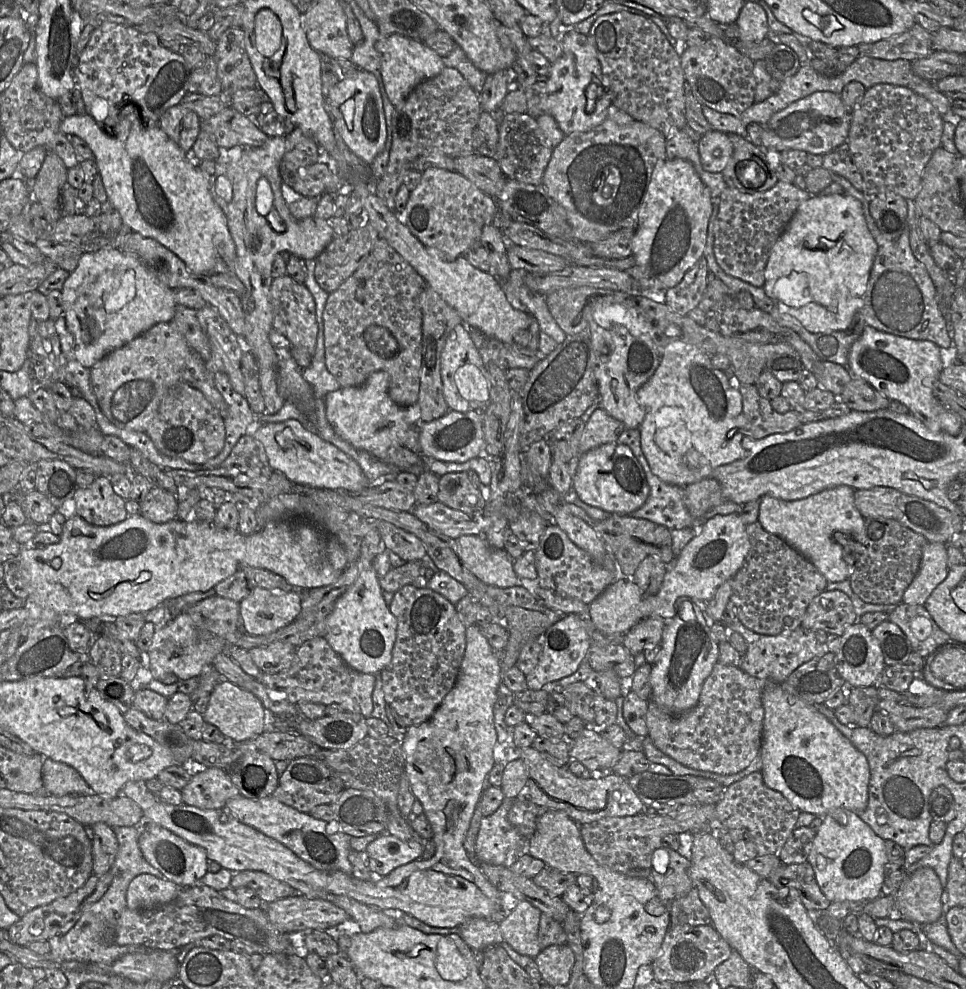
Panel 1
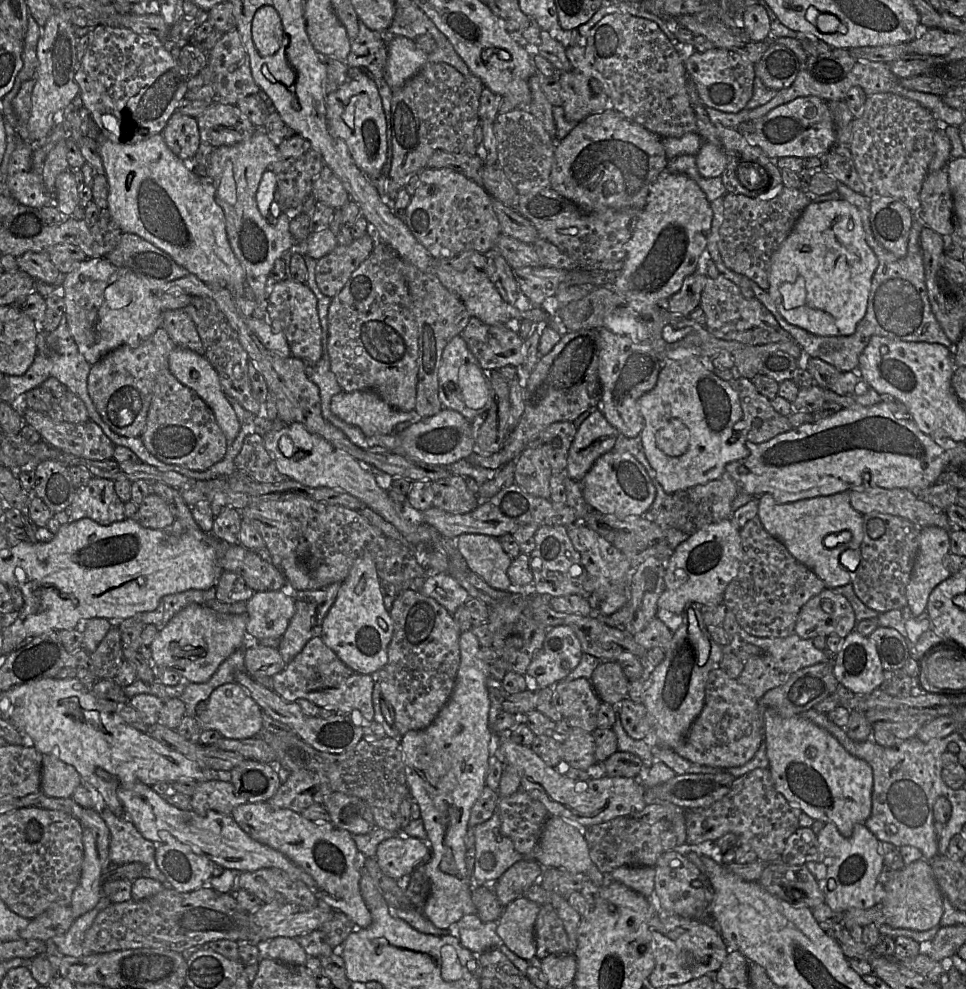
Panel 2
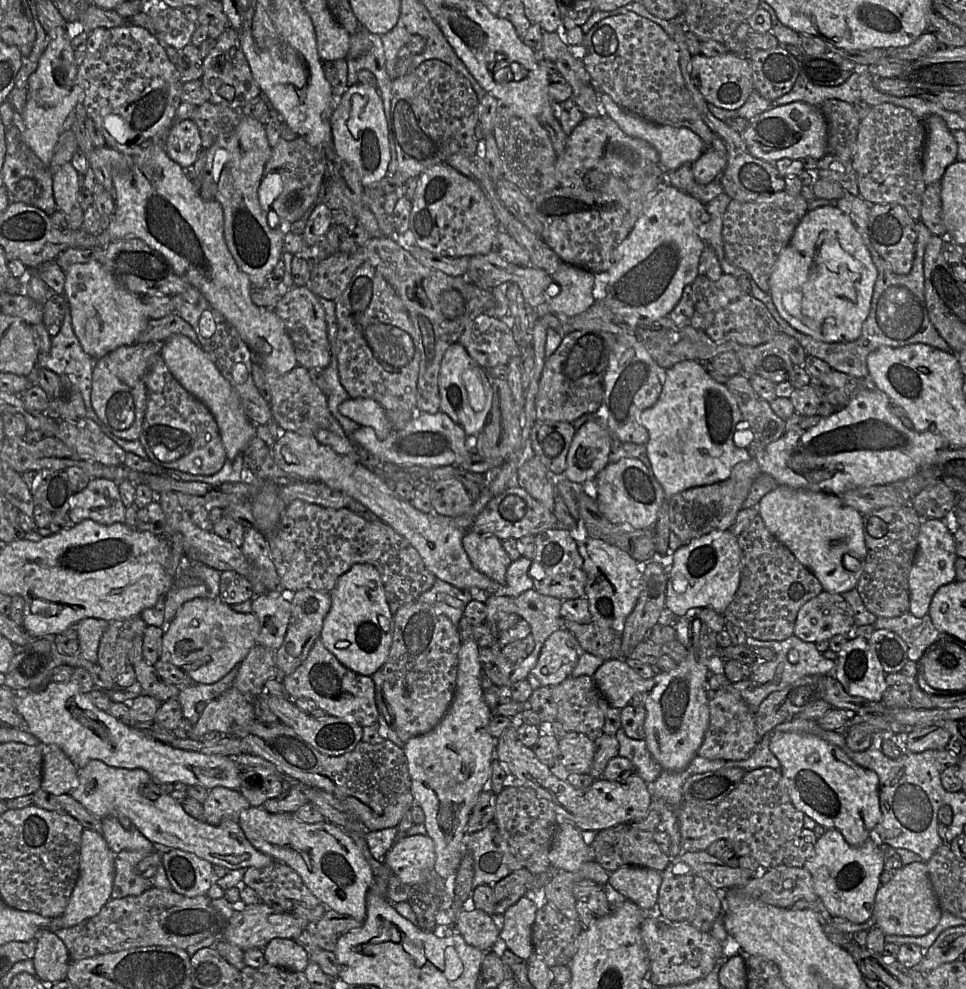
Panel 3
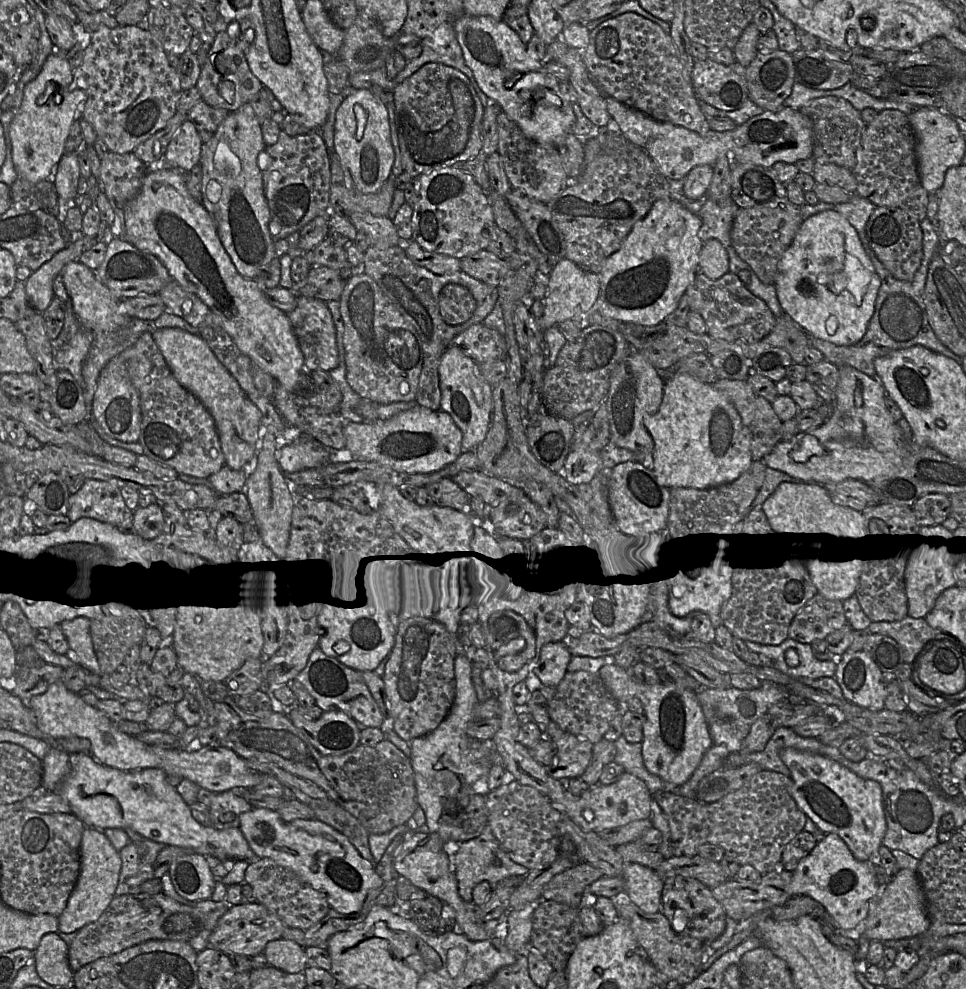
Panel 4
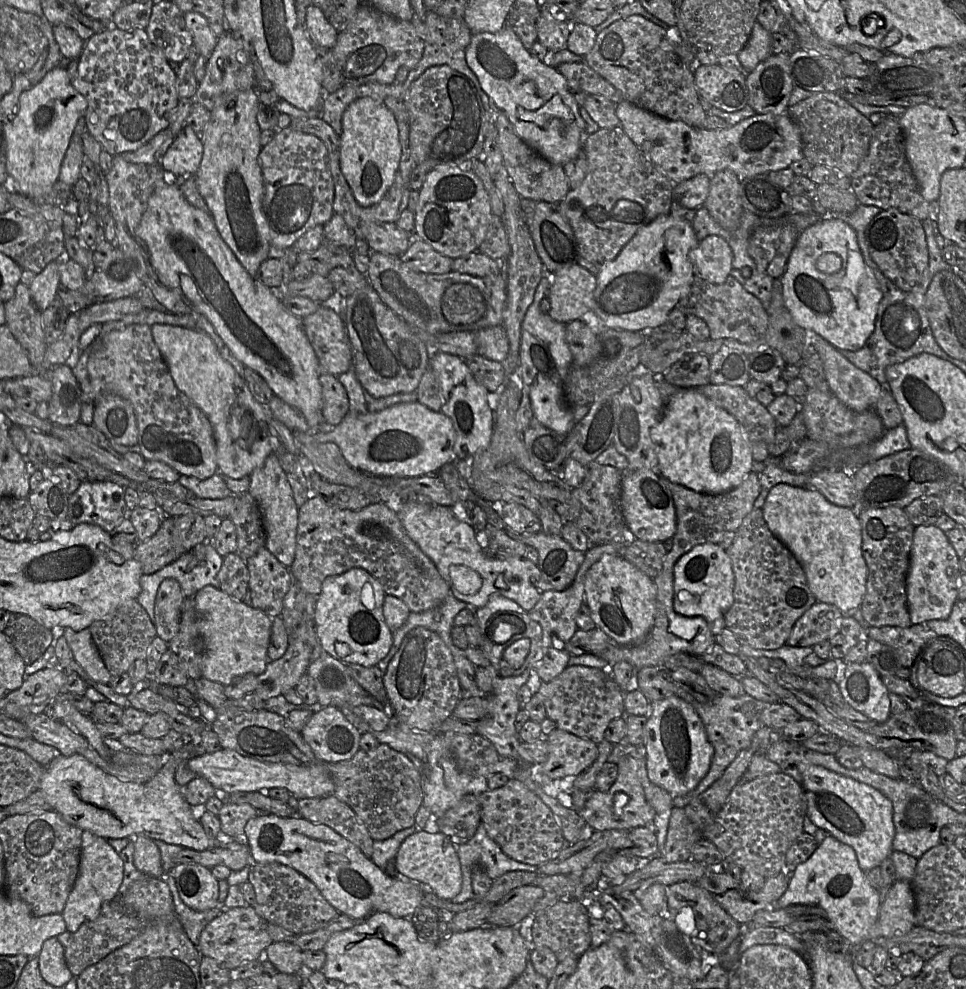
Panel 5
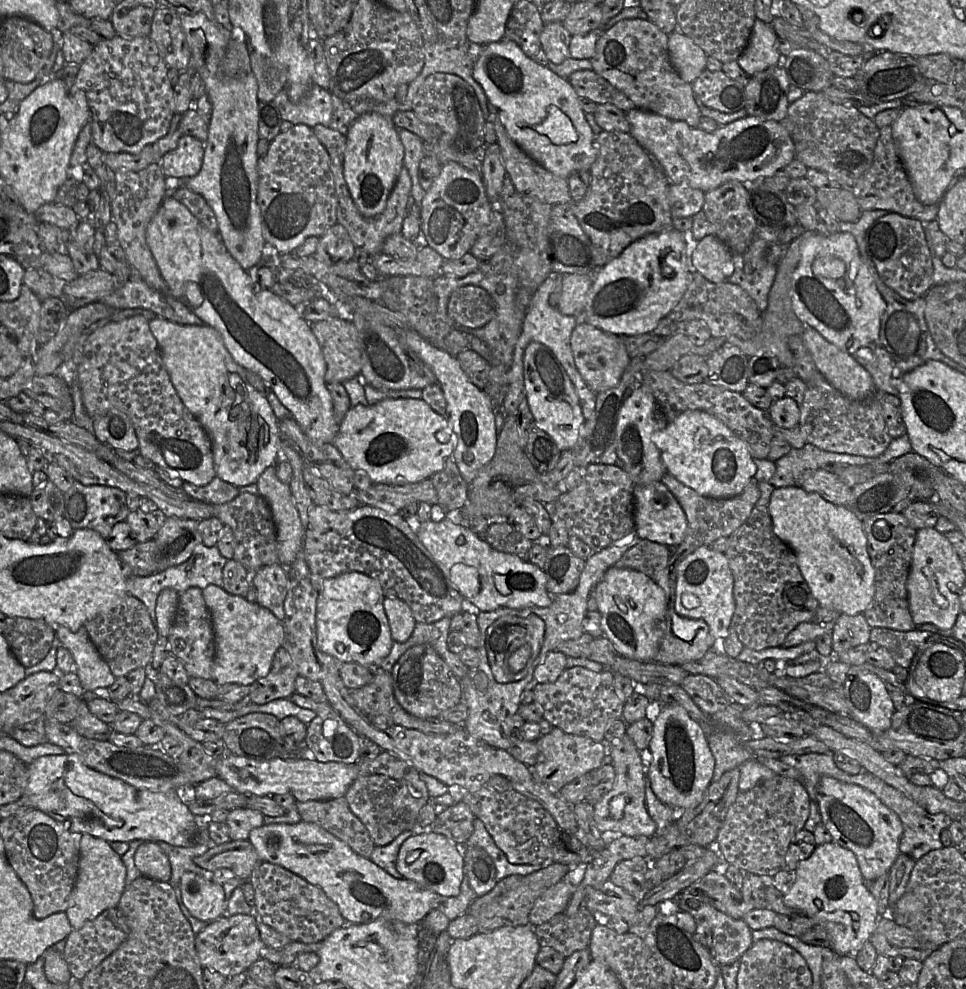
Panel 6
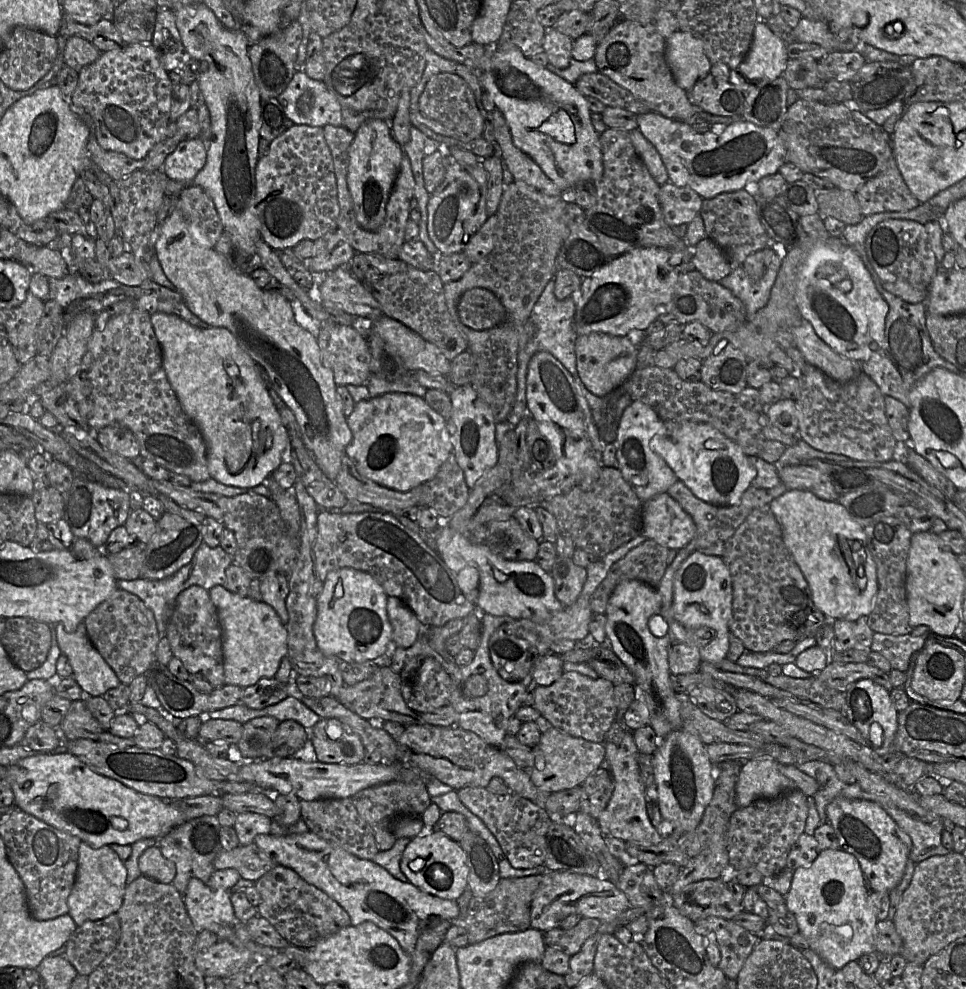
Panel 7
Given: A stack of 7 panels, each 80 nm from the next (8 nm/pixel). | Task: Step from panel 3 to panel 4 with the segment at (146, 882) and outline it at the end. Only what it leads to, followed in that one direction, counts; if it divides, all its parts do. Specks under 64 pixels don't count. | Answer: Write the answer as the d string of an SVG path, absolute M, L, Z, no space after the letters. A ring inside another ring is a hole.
M150 839L123 847L119 851L121 870L115 896L140 893L140 886L155 877L156 858L165 847Z

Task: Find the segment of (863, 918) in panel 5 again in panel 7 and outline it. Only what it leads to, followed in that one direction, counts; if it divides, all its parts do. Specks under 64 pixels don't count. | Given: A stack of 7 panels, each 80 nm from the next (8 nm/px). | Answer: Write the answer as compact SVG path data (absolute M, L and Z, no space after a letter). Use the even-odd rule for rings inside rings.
M839 849L820 851L810 866L794 871L792 884L785 896L785 904L792 913L801 933L809 944L828 965L841 969L851 961L857 961L864 954L875 951L877 914L869 898L869 886L855 856Z

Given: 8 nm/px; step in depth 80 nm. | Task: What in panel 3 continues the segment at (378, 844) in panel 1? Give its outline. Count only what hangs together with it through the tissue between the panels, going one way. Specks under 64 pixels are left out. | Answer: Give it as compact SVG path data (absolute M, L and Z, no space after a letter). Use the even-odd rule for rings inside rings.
M412 835L394 842L383 863L408 885L430 880L435 874L434 843L428 835Z

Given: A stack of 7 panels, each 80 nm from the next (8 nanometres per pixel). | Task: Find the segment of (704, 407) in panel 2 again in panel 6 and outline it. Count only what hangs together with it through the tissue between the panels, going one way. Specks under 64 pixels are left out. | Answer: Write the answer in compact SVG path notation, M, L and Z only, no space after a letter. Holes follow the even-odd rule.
M686 410L680 413L669 421L664 429L653 432L651 441L660 452L666 473L702 496L711 498L734 497L742 492L747 482L756 473L756 465L747 445L722 421L701 410Z

